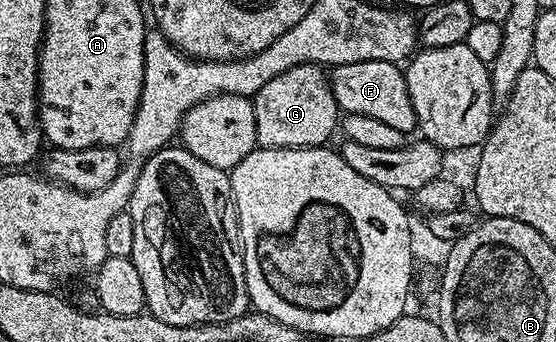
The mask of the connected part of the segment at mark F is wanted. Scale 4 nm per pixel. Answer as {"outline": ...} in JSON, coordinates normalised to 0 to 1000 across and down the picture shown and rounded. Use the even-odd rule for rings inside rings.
{"outline":[[[710,181],[626,184],[606,193],[595,213],[601,216],[592,216],[590,225],[594,260],[617,333],[669,336],[669,348],[683,348],[683,360],[698,360],[698,371],[712,371],[712,383],[732,395],[750,380],[752,351],[741,289],[734,278],[730,219]]]}

